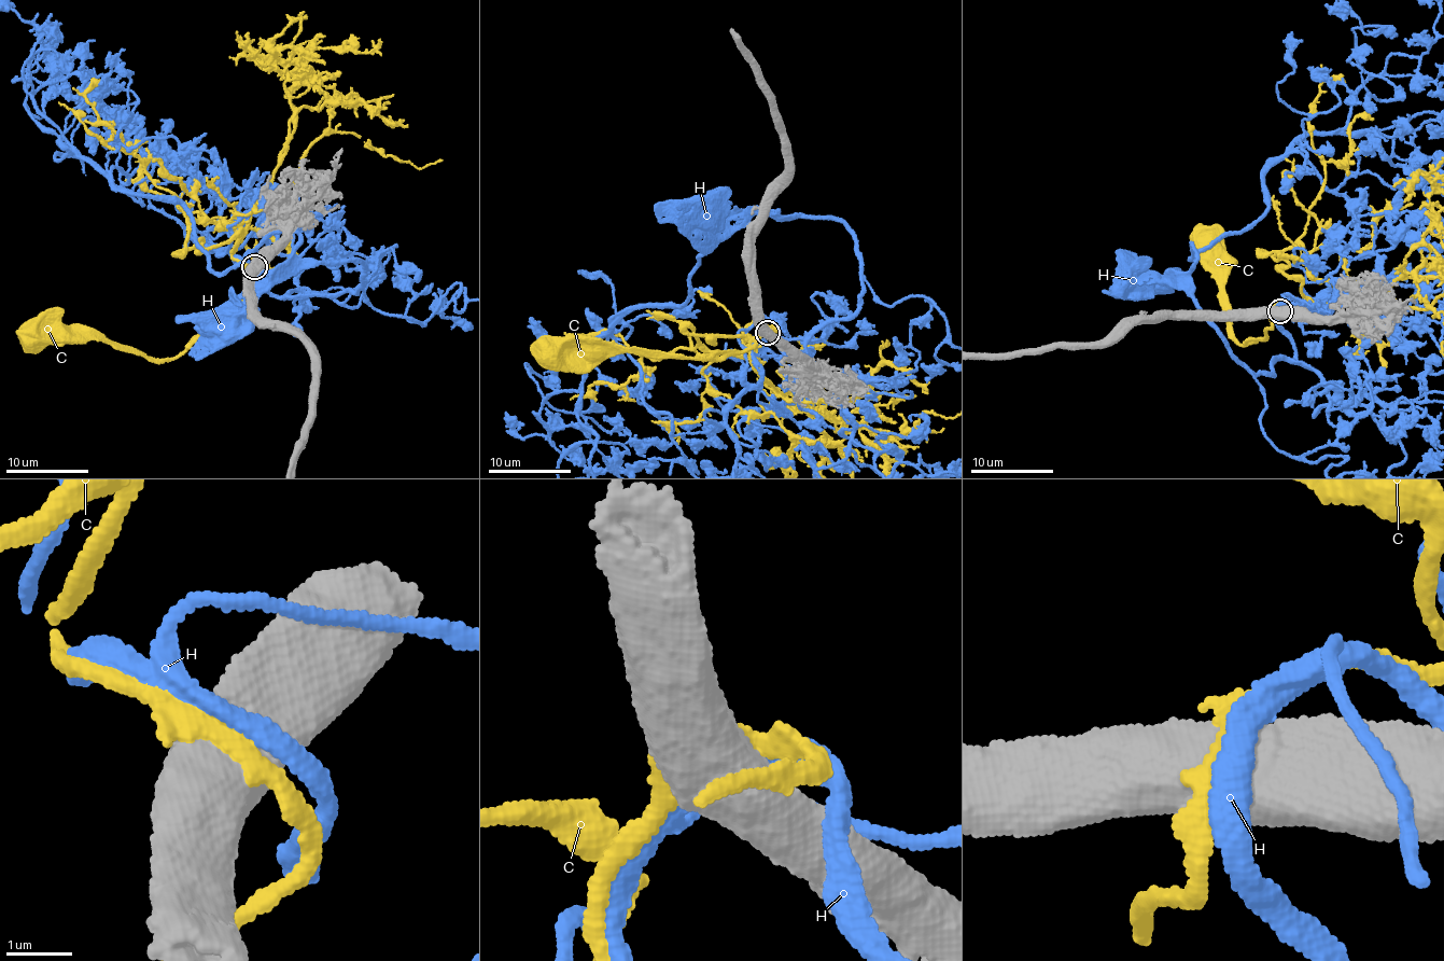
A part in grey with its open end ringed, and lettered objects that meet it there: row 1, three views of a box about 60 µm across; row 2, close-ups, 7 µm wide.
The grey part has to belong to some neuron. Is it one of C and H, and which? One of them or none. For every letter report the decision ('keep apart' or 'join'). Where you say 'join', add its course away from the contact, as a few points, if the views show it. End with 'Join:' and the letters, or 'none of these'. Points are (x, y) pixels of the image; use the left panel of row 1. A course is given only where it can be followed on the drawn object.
C: keep apart
H: keep apart
Join: none of these

